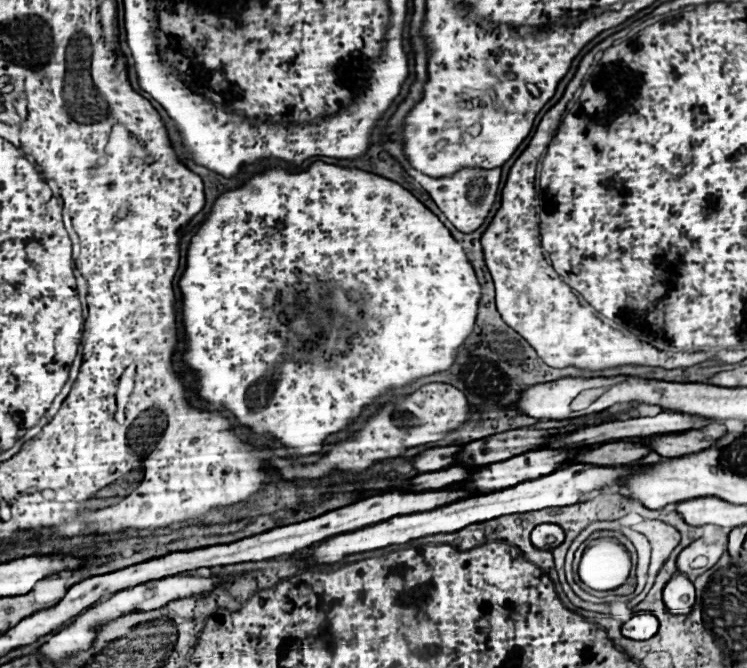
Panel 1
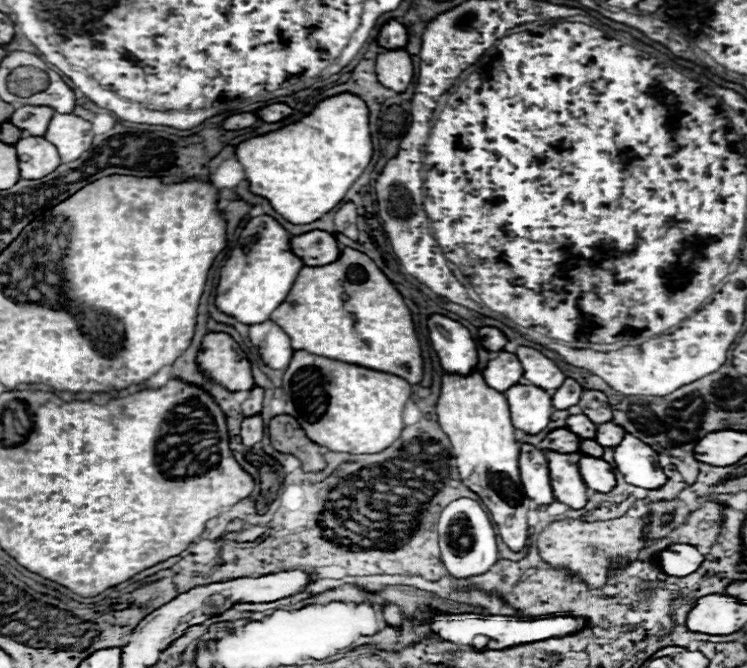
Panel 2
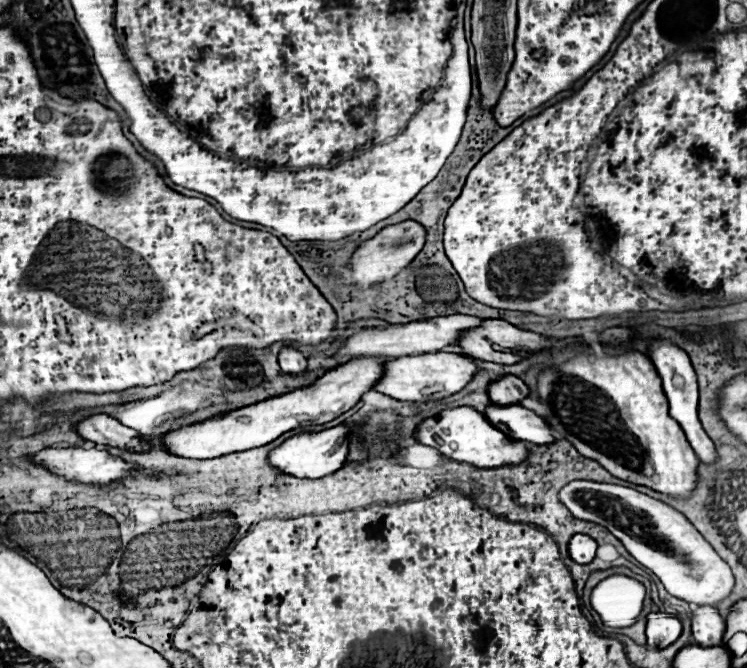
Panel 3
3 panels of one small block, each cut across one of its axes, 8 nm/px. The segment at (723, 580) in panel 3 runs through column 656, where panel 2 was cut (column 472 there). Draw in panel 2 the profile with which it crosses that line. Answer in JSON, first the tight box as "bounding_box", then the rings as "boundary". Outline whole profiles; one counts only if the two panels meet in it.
{"bounding_box":[438,498,500,578],"boundary":[[[458,498],[442,510],[438,522],[438,536],[440,536],[440,558],[454,578],[480,576],[488,572],[490,566],[494,566],[500,558],[492,520],[486,514],[486,510],[470,498]]]}

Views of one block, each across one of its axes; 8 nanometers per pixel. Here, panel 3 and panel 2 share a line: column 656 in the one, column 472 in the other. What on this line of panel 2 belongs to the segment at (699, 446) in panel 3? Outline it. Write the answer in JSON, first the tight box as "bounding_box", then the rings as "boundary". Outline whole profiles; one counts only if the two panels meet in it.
{"bounding_box":[428,314,478,376],"boundary":[[[434,314],[428,320],[428,328],[432,328],[430,340],[446,372],[466,376],[478,366],[476,344],[462,324]]]}

